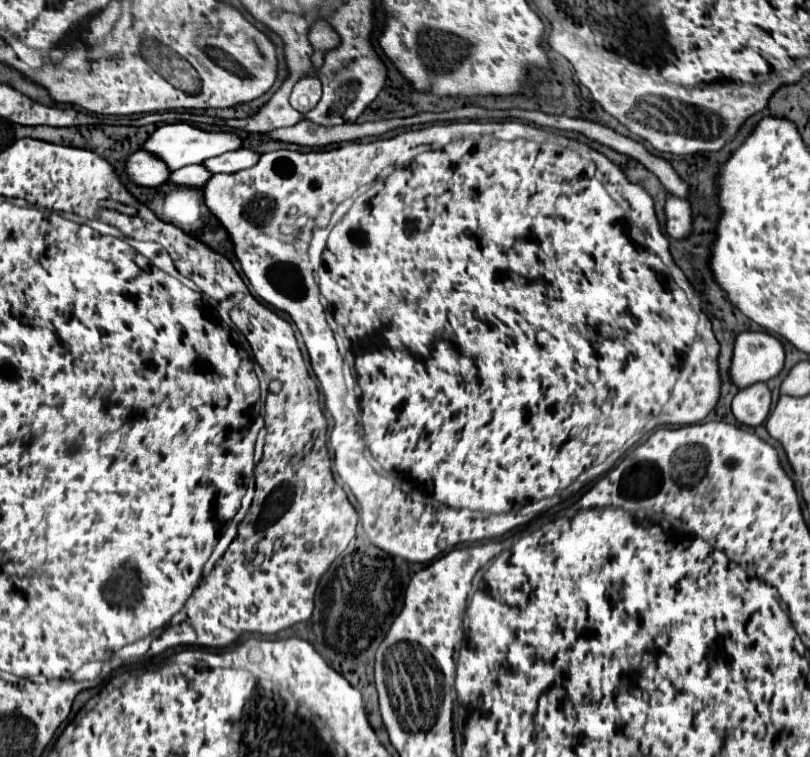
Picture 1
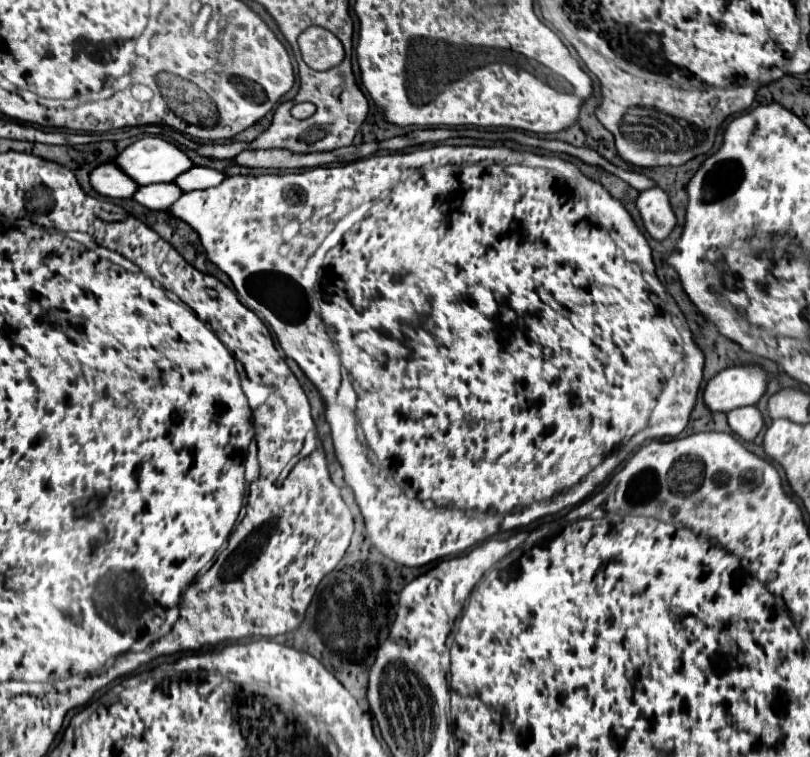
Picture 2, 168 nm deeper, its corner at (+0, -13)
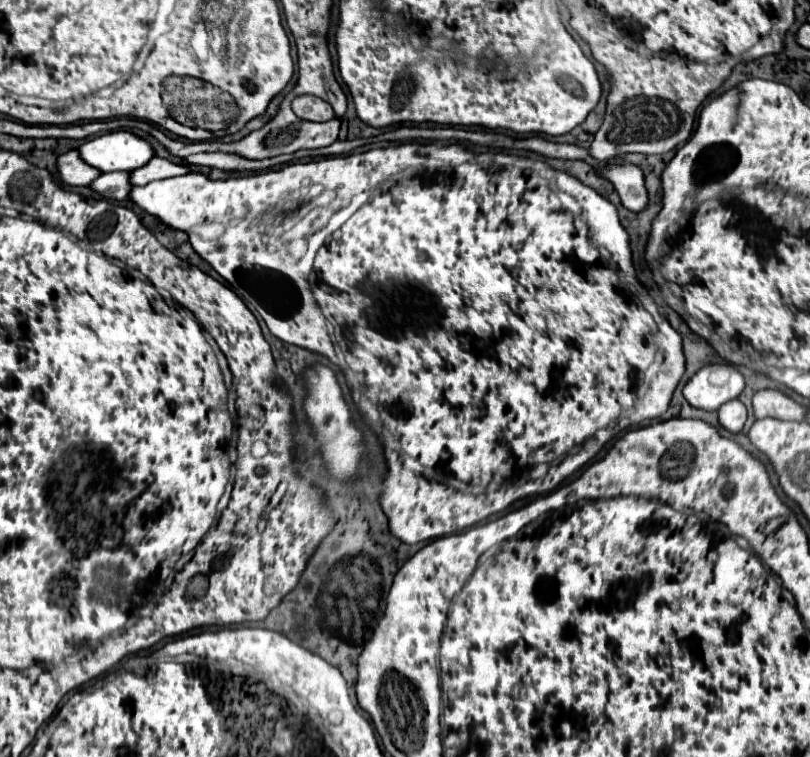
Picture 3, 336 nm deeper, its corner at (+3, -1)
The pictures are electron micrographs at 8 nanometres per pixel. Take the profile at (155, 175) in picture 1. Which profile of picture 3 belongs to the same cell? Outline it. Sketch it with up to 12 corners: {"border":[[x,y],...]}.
{"border":[[76,151],[56,159],[58,181],[88,185],[100,171],[82,163]]}

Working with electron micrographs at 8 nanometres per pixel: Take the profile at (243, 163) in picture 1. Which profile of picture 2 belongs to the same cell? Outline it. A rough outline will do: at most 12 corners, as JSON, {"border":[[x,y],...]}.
{"border":[[193,167],[175,183],[183,191],[221,185],[227,175],[211,167]]}

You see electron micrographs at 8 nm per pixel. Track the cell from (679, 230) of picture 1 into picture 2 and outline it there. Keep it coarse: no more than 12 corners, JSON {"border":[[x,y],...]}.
{"border":[[659,187],[641,191],[637,207],[645,229],[663,241],[677,217]]}

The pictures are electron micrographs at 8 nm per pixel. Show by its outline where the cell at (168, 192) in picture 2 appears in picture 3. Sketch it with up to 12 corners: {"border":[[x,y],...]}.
{"border":[[106,173],[88,187],[102,197],[128,197],[128,173]]}

